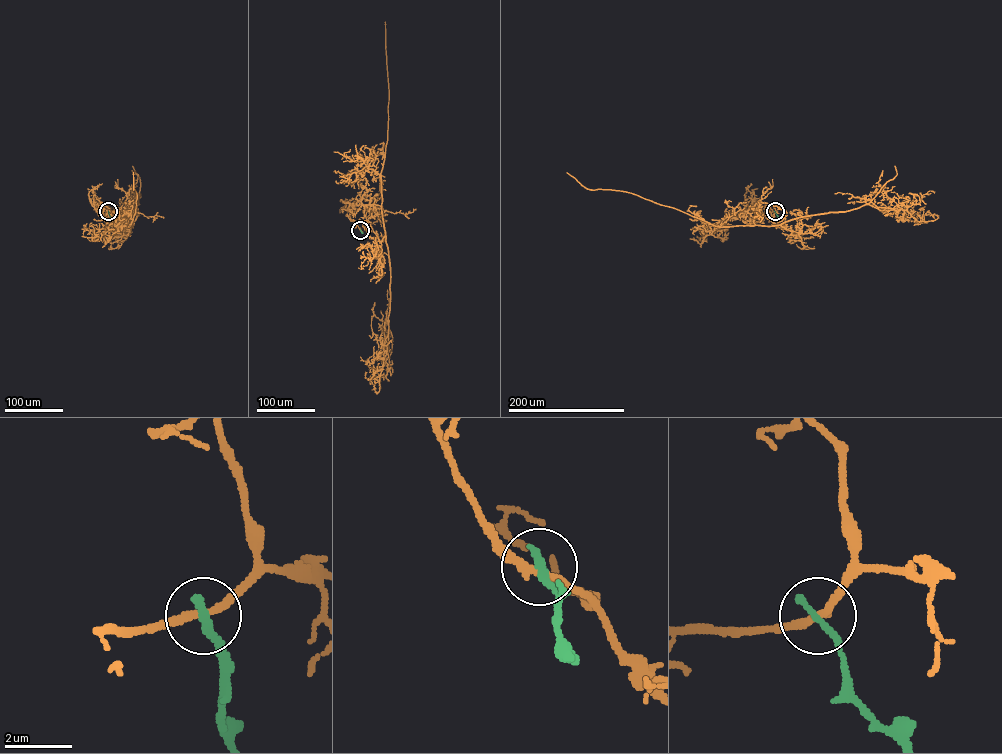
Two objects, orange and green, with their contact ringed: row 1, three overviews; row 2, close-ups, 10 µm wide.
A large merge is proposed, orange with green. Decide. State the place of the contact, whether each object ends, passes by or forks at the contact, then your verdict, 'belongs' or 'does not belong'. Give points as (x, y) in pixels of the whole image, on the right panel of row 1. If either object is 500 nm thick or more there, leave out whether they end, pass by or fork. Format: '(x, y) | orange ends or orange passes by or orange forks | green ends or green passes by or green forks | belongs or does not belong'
(775, 211) | orange passes by | green ends | does not belong

